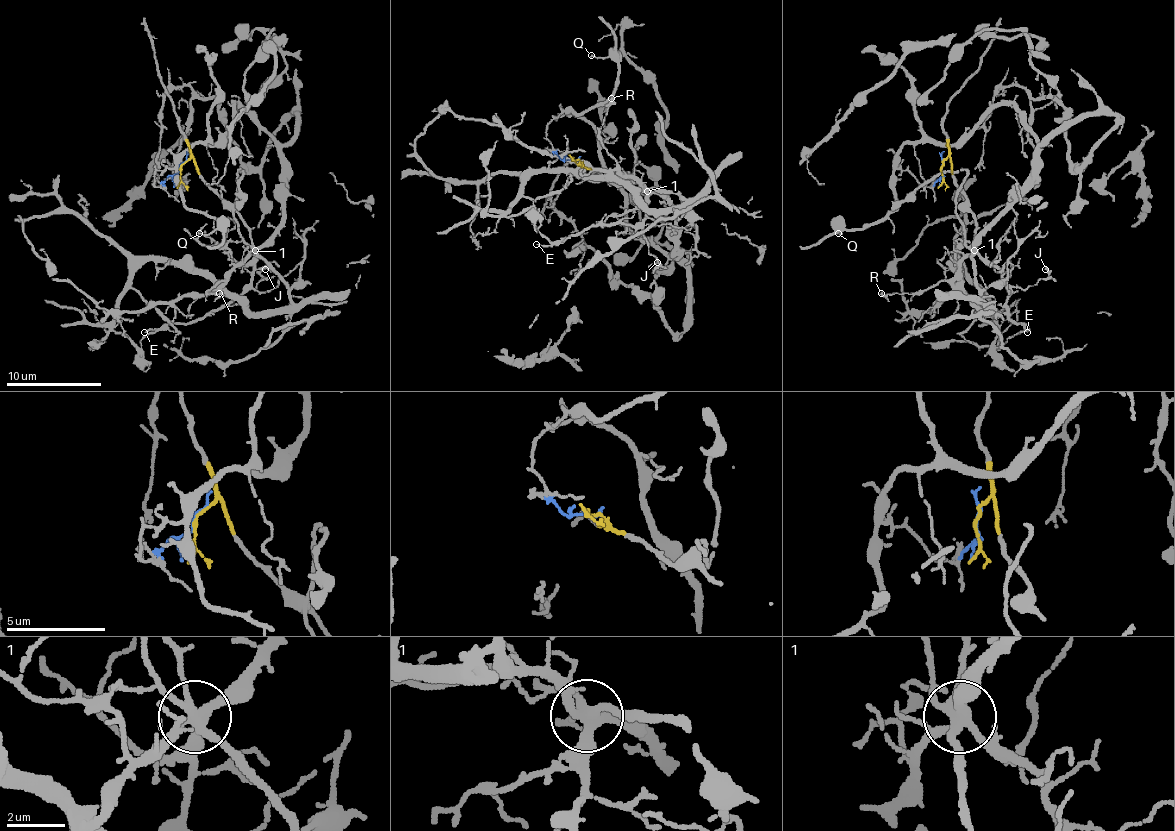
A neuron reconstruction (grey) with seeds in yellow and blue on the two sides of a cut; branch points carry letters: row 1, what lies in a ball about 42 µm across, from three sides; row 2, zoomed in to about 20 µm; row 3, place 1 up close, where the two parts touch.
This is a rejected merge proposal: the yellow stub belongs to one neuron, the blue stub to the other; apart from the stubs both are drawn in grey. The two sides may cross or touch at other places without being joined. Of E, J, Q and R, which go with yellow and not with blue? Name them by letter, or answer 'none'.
none

